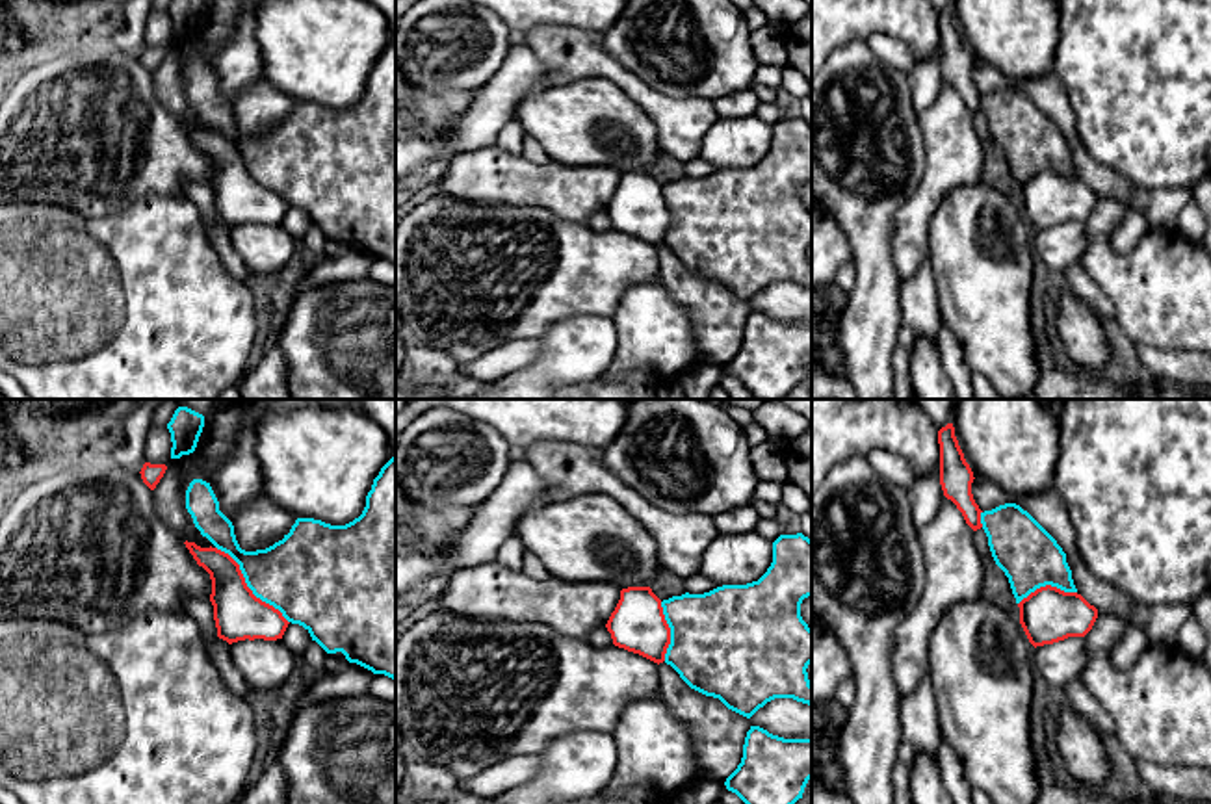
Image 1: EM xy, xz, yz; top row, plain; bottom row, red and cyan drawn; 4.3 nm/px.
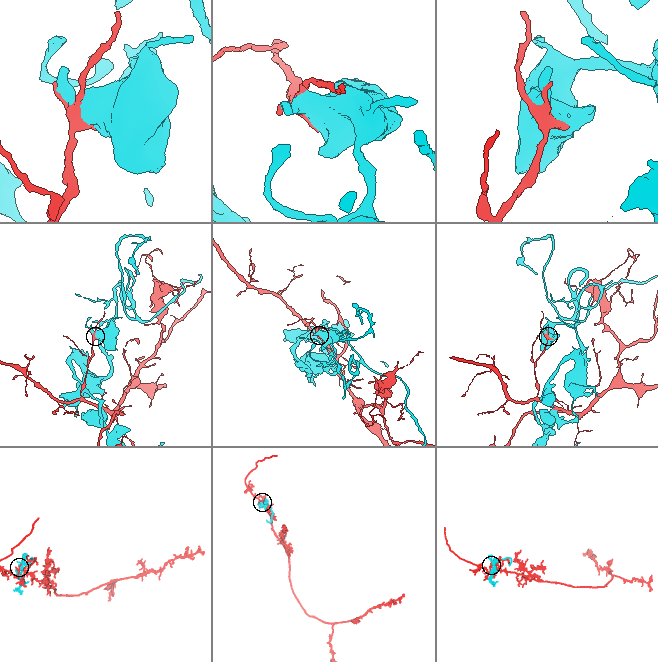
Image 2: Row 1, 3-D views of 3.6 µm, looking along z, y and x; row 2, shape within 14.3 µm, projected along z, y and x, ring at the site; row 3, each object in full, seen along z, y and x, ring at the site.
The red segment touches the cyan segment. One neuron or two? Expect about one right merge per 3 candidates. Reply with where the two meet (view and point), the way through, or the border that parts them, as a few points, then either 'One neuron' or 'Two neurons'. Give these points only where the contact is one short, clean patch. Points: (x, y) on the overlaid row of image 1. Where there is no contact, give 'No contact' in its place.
Touches red at xy (247, 587). Two neurons

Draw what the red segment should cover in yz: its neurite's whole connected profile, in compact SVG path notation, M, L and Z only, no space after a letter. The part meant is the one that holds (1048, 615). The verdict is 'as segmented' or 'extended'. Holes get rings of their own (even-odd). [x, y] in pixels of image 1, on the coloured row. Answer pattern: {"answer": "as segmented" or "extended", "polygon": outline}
{"answer": "as segmented", "polygon": "M1051 585L1031 592L1018 607L1020 624L1035 648L1068 637L1085 637L1098 618L1098 609L1081 594Z"}

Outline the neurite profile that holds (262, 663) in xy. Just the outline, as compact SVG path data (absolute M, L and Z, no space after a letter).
M245 639L232 642L230 659L253 689L269 689L279 685L292 674L297 661L280 639Z

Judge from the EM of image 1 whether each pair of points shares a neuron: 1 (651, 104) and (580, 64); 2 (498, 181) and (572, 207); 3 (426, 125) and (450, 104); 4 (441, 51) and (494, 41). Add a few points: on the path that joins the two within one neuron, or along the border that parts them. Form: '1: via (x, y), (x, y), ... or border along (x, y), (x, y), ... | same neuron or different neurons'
1: via (634, 88), (615, 71), (597, 64) | same neuron
2: via (517, 181), (554, 188) | same neuron
3: via (431, 119), (444, 110) | same neuron
4: via (454, 45), (481, 41) | same neuron

